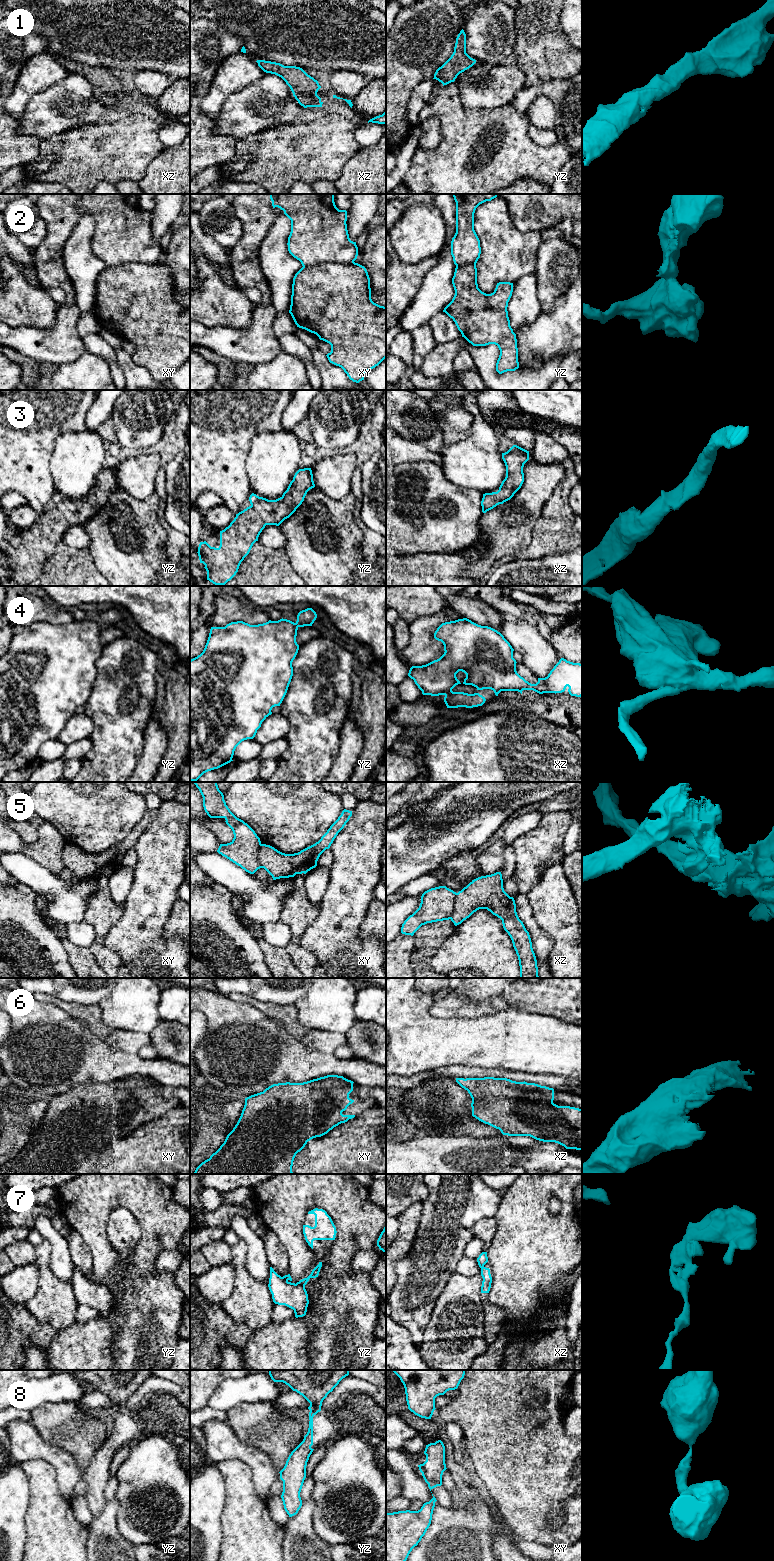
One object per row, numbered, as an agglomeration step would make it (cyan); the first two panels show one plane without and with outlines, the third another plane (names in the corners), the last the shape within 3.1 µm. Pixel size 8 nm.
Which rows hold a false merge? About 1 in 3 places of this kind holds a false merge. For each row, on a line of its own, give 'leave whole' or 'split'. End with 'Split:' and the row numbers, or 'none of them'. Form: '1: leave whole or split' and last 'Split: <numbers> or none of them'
1: leave whole
2: split
3: leave whole
4: leave whole
5: split
6: leave whole
7: split
8: leave whole
Split: 2, 5, 7

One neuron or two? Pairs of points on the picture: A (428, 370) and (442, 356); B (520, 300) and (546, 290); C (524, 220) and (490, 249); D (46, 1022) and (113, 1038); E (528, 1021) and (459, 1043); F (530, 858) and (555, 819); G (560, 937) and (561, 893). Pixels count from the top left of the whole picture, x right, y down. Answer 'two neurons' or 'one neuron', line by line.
A: one neuron
B: two neurons
C: two neurons
D: two neurons
E: one neuron
F: one neuron
G: one neuron

